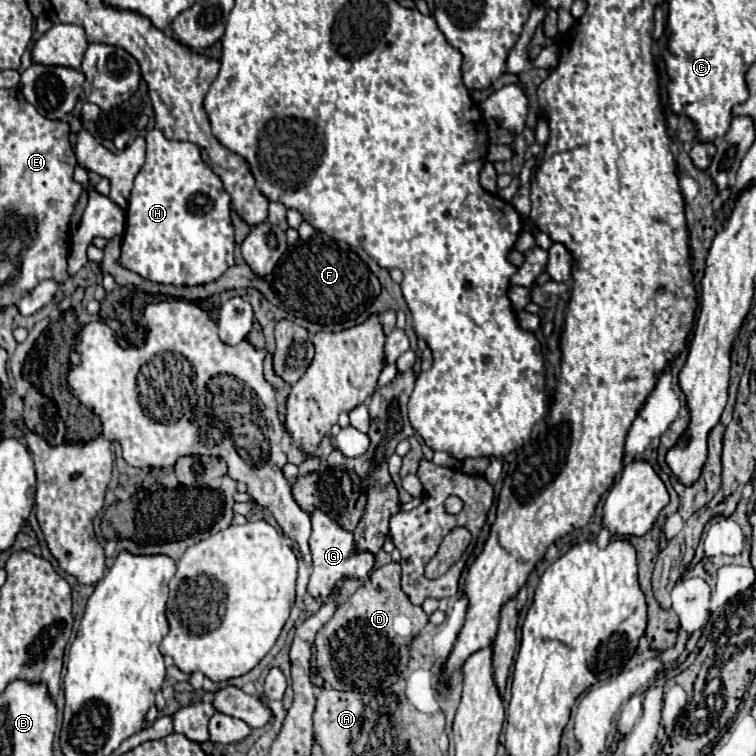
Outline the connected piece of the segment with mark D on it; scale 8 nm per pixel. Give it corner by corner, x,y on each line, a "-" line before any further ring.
397,562
373,570
367,582
317,632
317,668
331,688
377,692
397,682
405,672
407,646
425,628
429,616
421,606
411,604
409,596
399,588
399,578
401,566

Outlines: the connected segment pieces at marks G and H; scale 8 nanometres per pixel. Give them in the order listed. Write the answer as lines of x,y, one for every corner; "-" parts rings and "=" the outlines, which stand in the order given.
313,510
311,512
311,538
309,538
309,548
313,556
313,574
307,584
307,592
313,598
327,598
333,588
337,586
339,580
365,580
369,572
375,566
375,554
367,550
357,550
353,532
345,530
337,520
329,518
323,510
=
155,128
147,132
145,142
147,158
131,190
121,262
161,284
195,286
221,278
235,264
229,194
221,178
203,162
193,142
167,140

